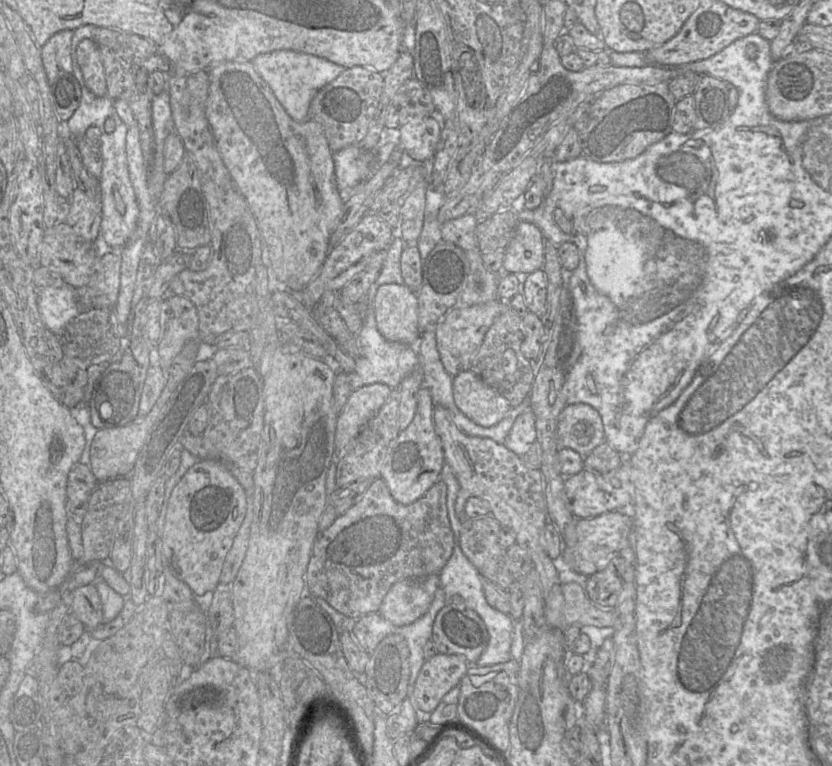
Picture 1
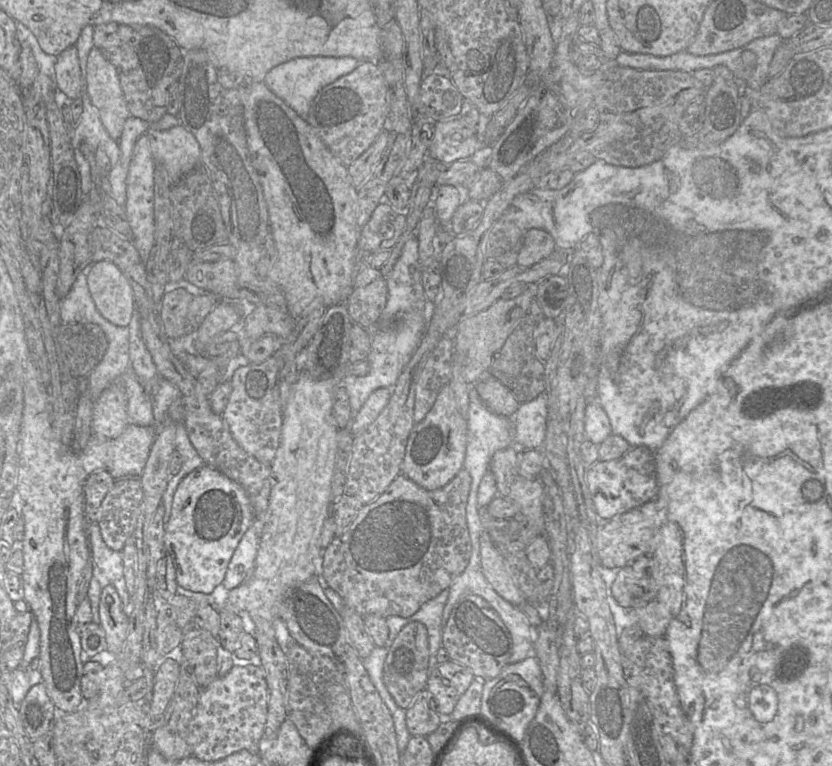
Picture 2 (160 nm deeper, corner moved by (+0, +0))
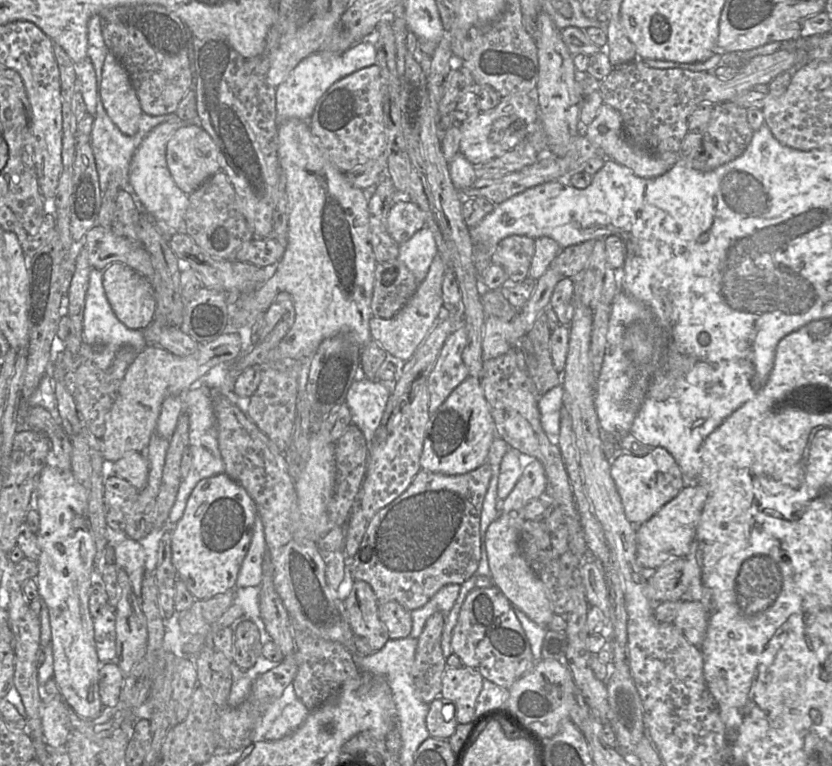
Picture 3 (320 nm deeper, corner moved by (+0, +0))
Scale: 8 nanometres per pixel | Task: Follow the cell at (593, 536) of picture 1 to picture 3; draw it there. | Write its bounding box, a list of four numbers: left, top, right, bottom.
[636,484,708,569]

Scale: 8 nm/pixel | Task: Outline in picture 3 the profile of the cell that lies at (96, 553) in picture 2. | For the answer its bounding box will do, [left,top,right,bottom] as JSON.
[105,527,146,597]

